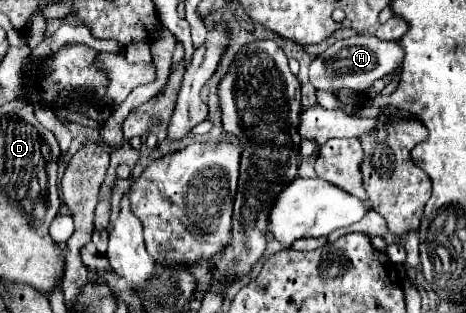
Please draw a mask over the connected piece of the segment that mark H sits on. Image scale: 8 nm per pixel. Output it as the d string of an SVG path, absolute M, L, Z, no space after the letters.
M355 35L351 39L341 41L341 49L337 49L337 55L329 55L329 53L315 55L309 65L309 81L319 91L337 93L337 91L349 89L355 93L365 93L371 81L399 69L401 61L403 61L403 49L397 41L389 43L369 35Z

